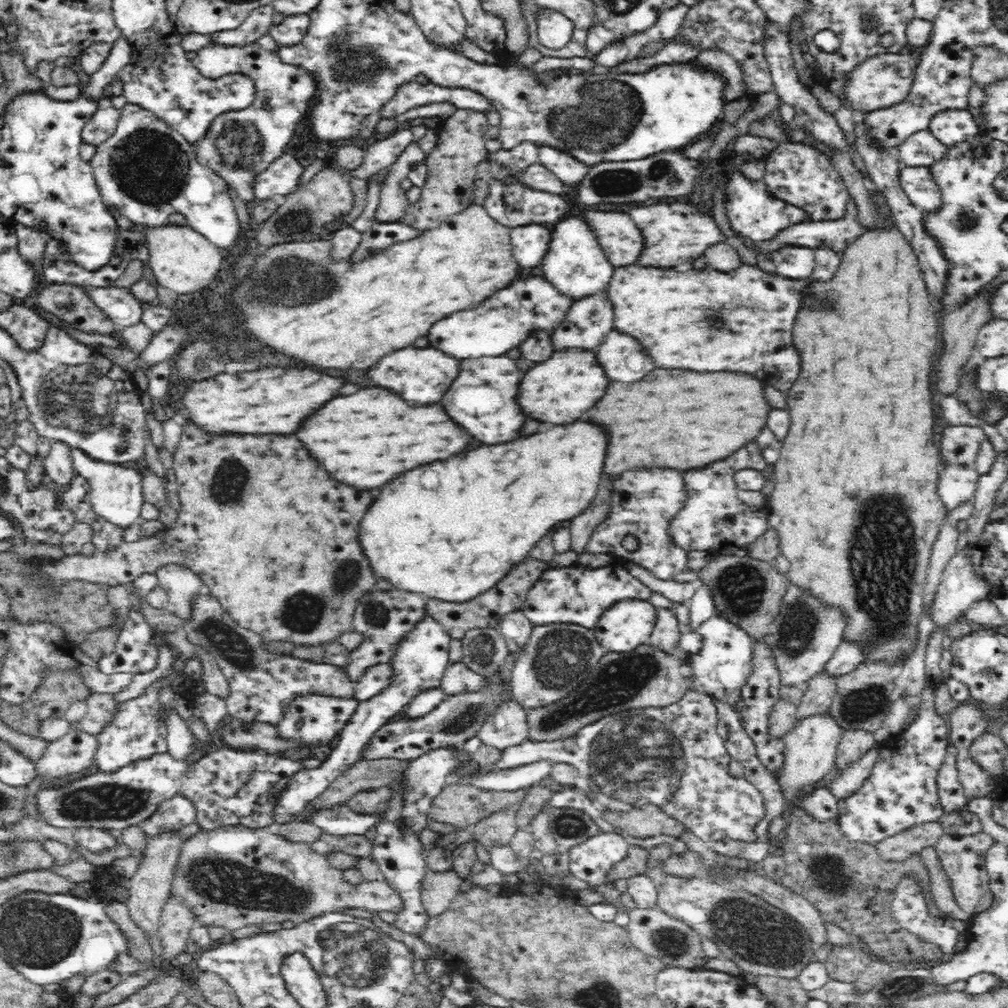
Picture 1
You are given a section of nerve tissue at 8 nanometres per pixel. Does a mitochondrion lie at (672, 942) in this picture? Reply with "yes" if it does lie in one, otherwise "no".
yes

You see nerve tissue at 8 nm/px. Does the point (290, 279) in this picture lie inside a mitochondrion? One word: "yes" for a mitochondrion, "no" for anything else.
yes

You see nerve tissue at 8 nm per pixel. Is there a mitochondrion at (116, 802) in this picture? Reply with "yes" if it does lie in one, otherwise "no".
yes

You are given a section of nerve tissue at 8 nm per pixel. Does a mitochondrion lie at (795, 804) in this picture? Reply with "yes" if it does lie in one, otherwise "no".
no

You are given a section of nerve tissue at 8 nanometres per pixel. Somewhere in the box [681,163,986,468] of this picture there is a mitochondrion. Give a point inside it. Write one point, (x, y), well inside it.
(965, 219)

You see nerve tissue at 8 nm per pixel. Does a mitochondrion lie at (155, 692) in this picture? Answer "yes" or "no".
no

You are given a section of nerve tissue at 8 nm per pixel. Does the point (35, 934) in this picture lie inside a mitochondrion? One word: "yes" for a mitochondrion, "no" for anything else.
yes

